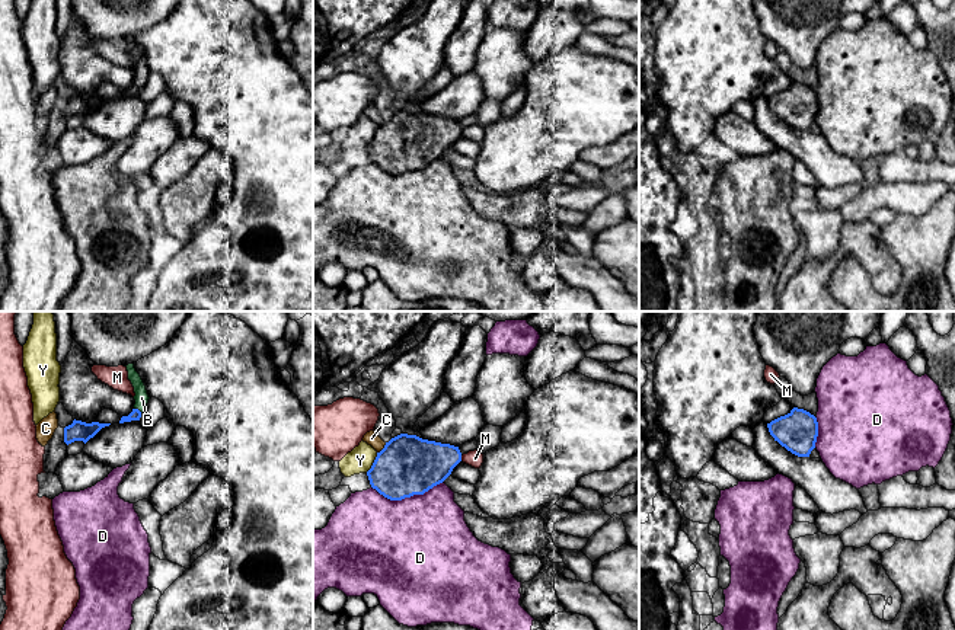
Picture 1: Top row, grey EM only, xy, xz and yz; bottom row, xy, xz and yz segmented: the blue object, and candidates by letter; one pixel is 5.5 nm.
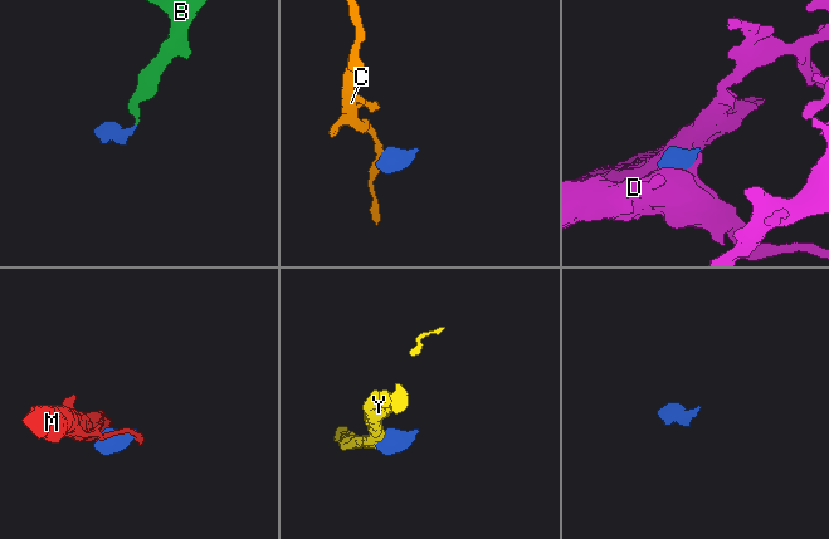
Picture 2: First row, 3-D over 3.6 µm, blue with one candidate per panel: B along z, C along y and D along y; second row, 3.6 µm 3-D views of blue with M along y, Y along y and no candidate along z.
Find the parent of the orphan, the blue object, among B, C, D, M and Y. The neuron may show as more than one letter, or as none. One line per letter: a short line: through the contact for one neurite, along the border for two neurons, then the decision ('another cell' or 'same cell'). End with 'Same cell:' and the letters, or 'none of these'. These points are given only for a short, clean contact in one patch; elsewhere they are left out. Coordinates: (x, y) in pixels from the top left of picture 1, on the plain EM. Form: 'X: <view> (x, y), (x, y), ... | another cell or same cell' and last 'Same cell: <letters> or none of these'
B: xy (136, 88), (137, 83), (141, 72) | same cell
C: xz (386, 117), (377, 127) | another cell
D: another cell
M: xz (460, 130), (462, 134) | another cell
Y: xz (377, 127), (373, 138), (366, 146) | another cell
Same cell: B

